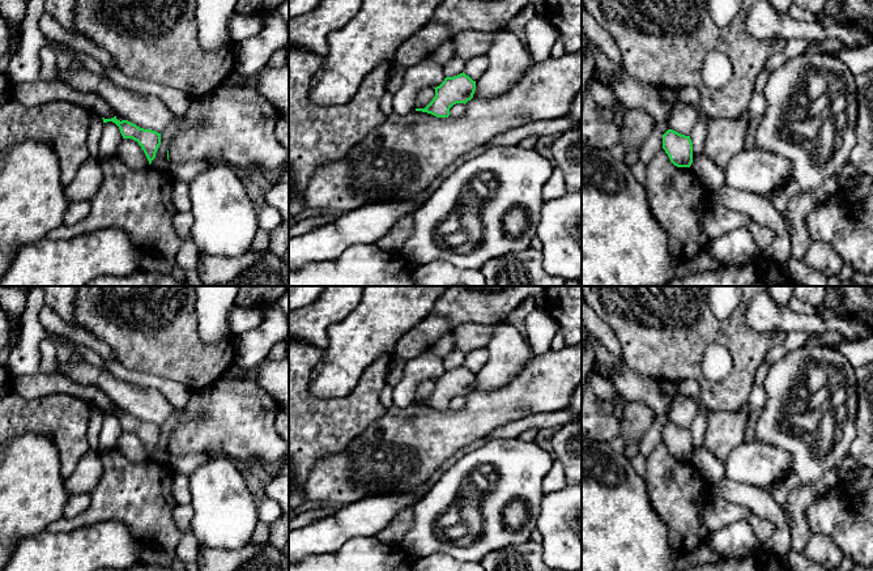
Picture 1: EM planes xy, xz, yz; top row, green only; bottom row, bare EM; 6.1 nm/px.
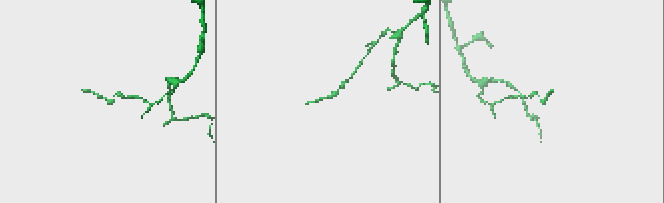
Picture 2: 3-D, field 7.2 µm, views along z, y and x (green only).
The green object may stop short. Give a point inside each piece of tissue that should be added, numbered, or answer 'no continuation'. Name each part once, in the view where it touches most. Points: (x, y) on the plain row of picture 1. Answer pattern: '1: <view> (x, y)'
no continuation

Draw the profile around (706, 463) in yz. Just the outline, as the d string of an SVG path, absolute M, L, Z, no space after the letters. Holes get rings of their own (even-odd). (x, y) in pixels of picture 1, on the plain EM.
M702 408L690 426L693 435L693 456L690 463L710 485L714 485L725 477L725 470L723 461L704 447L708 414L710 410Z

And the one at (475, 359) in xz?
M486 348L472 349L464 355L464 366L477 374L486 363L489 353Z

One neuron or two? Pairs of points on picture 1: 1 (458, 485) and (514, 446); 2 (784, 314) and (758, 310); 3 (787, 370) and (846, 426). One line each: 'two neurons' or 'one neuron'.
1: one neuron
2: one neuron
3: one neuron

